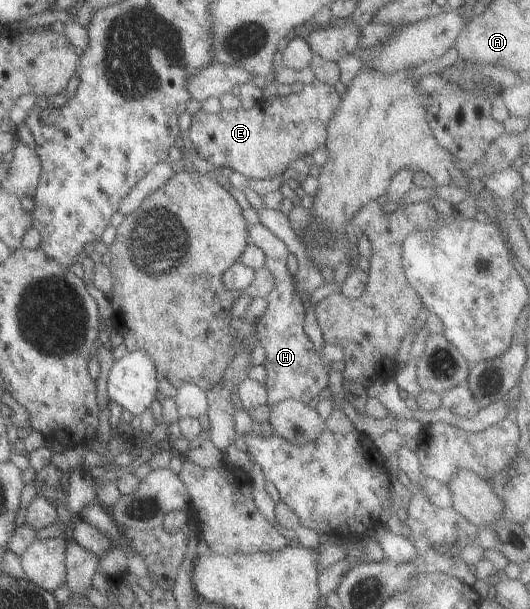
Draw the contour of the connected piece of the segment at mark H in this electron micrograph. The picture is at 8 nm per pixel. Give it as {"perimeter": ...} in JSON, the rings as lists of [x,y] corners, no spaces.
{"perimeter":[[[262,223],[247,229],[247,243],[262,250],[265,260],[263,266],[274,278],[272,289],[266,294],[266,311],[255,323],[257,345],[264,349],[264,361],[261,363],[265,371],[264,387],[267,404],[274,404],[283,399],[295,399],[307,404],[310,399],[318,396],[328,381],[328,367],[320,360],[318,353],[312,348],[302,330],[304,307],[300,297],[296,295],[293,278],[286,270],[286,259],[289,254],[287,247],[279,237],[272,235]]]}

